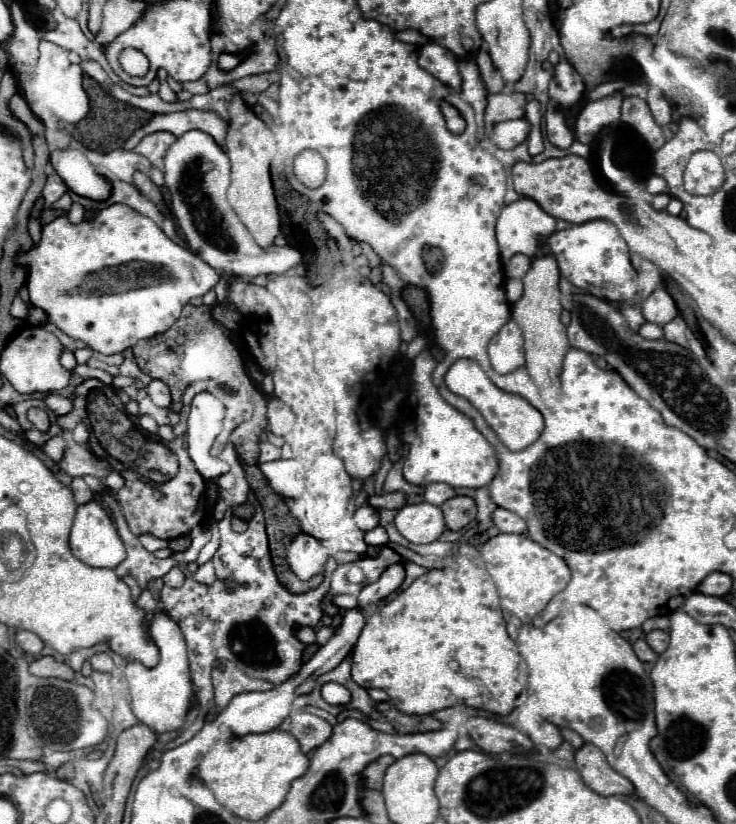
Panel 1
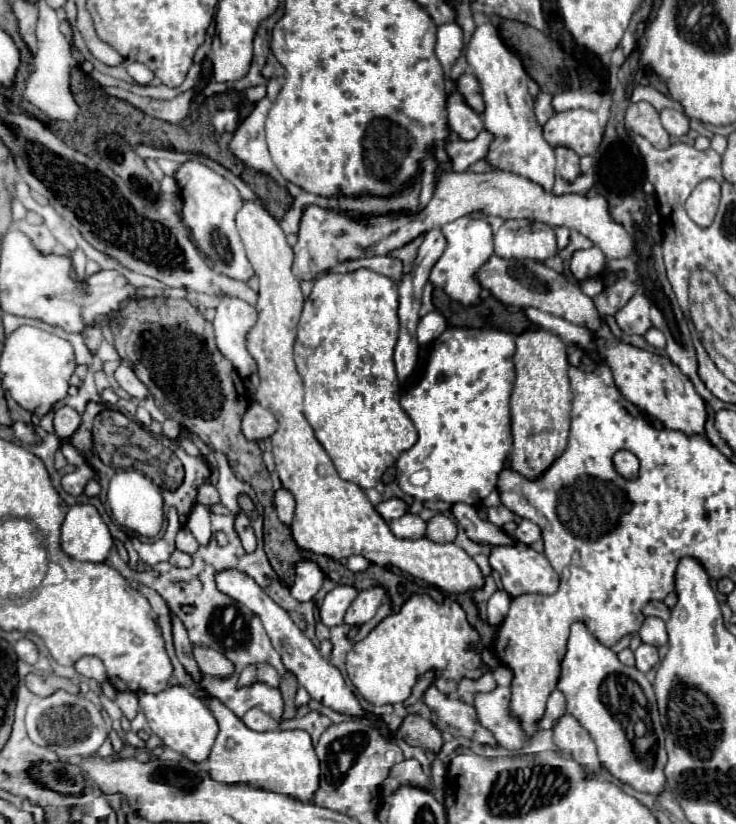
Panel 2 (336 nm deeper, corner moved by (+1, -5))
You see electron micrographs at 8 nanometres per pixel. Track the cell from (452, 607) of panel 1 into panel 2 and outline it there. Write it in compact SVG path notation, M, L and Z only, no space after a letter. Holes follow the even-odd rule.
M413 595L401 611L387 615L363 641L355 643L347 653L347 675L365 701L371 705L393 705L405 701L413 685L427 671L435 673L433 685L451 695L461 679L479 679L483 667L495 669L501 661L490 649L477 651L479 633L469 625L463 607L445 597L443 603L433 601L429 595Z

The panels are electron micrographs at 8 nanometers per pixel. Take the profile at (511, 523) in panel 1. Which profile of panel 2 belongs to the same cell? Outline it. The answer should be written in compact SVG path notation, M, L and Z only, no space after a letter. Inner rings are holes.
M523 519L523 521L519 521L517 529L513 531L513 537L515 537L517 541L525 543L525 545L531 545L531 543L535 543L537 539L541 539L541 529L539 529L535 523Z

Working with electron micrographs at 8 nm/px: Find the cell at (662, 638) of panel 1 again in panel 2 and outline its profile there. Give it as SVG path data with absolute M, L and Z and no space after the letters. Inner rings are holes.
M641 643L635 651L635 667L643 673L647 673L653 665L659 663L659 653L657 653L657 647L653 645L647 645L647 643Z

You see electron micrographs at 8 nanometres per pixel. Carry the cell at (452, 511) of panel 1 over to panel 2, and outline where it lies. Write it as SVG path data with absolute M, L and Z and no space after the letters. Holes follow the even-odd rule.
M445 513L435 515L427 523L427 539L431 539L431 541L449 543L449 541L455 539L455 535L457 535L457 523L449 515L445 515Z

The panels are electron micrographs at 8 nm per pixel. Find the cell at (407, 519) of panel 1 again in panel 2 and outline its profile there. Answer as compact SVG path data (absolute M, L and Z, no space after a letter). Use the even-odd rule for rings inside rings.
M407 513L405 517L399 517L389 523L391 531L401 539L421 539L425 535L427 523L419 515Z

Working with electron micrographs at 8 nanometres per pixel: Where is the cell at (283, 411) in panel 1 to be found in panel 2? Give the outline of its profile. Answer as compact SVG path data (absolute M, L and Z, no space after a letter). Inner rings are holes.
M253 403L243 417L243 435L251 441L261 441L271 437L277 431L277 419L273 413L263 409L259 403Z

